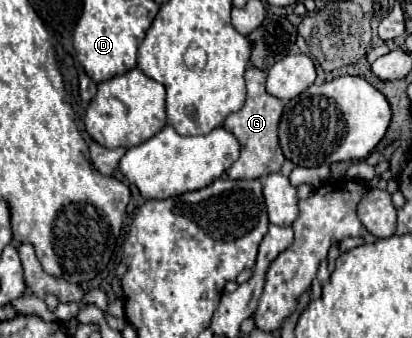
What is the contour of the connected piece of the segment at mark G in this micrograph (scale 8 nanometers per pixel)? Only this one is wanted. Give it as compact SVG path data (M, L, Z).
M249 65L245 71L245 87L247 87L245 105L239 111L231 113L223 123L223 127L229 133L233 133L241 145L239 159L227 169L227 175L231 179L267 177L269 173L279 173L285 161L277 137L277 125L279 125L279 115L283 113L283 103L265 91L265 73L253 65Z

